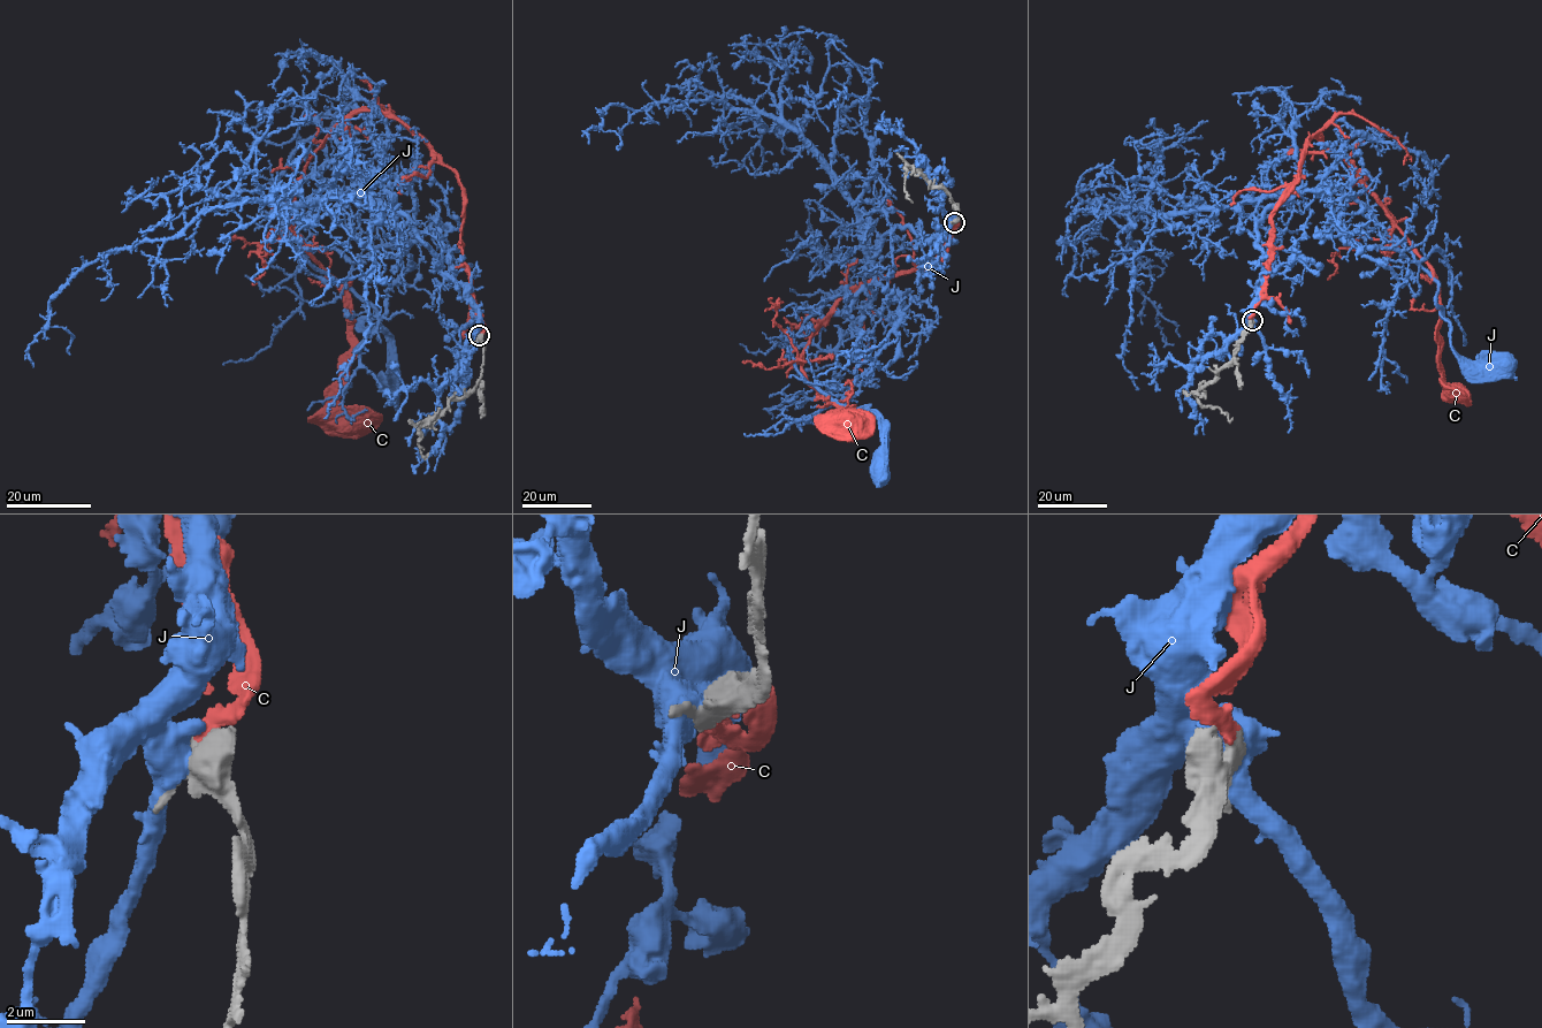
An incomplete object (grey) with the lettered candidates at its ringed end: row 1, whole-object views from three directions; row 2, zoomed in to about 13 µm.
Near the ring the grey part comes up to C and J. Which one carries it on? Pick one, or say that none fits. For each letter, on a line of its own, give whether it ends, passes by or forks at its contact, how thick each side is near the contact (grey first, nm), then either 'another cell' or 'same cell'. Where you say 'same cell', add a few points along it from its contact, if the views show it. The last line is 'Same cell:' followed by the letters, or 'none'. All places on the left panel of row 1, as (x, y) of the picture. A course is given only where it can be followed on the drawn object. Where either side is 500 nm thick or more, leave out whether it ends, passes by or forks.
C: calibres 800 and 480 nm; same cell; course (480, 335), (457, 176), (399, 121), (353, 113), (307, 161), (294, 222), (351, 317), (338, 398), (345, 417)
J: calibres 550 and 550 nm; another cell
Same cell: C

